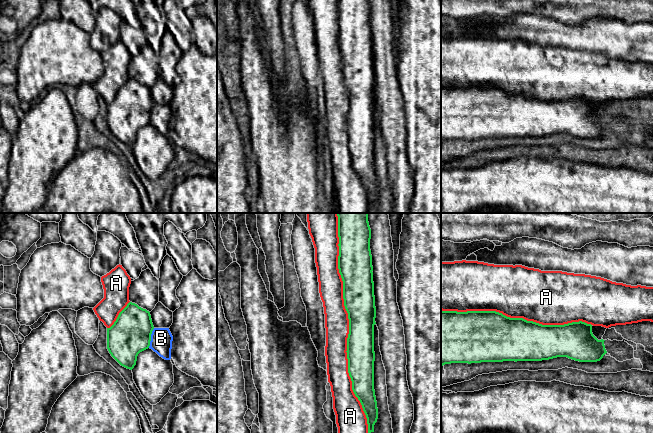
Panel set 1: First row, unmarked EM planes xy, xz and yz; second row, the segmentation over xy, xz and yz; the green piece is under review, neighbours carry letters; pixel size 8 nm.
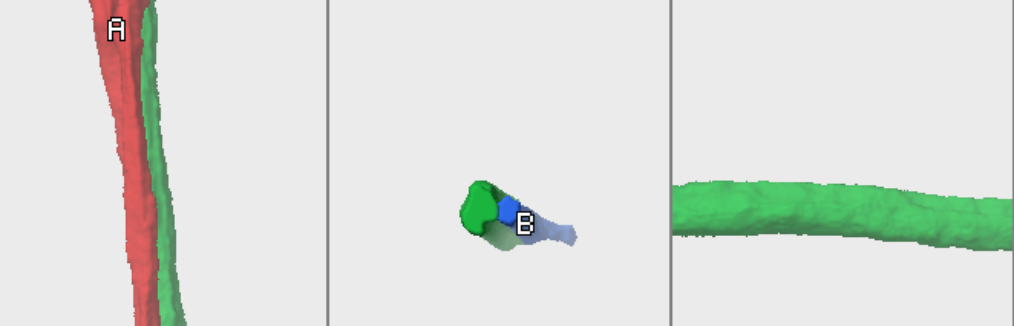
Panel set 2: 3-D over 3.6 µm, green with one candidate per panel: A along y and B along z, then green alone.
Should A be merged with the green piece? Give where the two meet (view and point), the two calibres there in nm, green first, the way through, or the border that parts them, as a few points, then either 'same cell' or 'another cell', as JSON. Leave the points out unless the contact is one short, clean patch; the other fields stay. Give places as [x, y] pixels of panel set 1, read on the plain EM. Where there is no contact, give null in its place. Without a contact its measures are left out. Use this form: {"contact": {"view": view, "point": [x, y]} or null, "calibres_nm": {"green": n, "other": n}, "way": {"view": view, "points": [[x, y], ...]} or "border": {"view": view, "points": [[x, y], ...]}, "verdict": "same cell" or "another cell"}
{"contact": {"view": "xz", "point": [349, 106]}, "calibres_nm": {"green": 260, "other": 190}, "verdict": "another cell"}

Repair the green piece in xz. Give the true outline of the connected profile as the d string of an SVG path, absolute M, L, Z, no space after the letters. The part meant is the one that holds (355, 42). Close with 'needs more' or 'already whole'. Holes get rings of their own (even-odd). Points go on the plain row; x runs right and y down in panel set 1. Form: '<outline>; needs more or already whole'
M338 0L338 45L348 89L348 149L352 166L367 194L368 211L374 208L378 184L374 166L374 101L376 83L369 0Z; already whole

